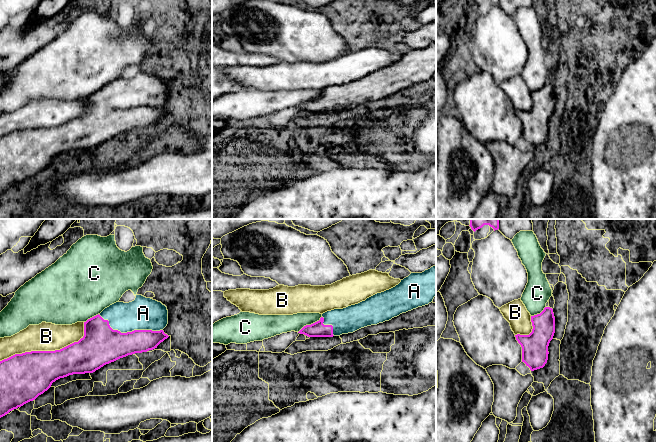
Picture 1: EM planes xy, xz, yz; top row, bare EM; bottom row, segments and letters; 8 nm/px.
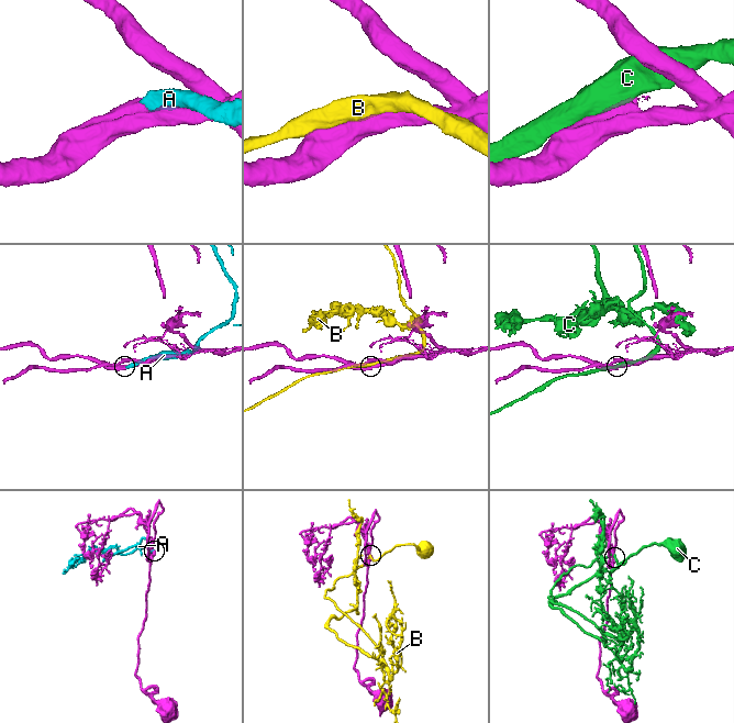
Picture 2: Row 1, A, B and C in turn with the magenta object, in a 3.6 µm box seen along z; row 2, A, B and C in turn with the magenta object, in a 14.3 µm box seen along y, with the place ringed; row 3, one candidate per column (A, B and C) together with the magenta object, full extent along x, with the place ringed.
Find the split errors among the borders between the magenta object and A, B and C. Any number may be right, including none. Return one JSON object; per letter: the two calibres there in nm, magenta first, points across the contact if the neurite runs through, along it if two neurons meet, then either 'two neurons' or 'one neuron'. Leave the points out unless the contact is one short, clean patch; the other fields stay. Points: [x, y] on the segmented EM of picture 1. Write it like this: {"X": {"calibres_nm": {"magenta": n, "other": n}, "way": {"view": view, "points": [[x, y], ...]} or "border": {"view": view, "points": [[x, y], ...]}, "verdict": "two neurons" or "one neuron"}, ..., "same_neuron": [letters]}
{"A": {"calibres_nm": {"magenta": 320, "other": 260}, "verdict": "one neuron"}, "B": {"calibres_nm": {"magenta": 360, "other": 220}, "verdict": "two neurons"}, "C": {"calibres_nm": {"magenta": 120, "other": 150}, "verdict": "two neurons"}, "same_neuron": ["A"]}

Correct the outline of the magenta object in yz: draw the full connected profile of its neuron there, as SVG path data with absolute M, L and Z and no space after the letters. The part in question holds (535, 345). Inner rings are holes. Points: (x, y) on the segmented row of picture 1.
M545 307L537 315L531 316L532 332L529 335L515 335L522 347L522 362L531 371L543 368L548 360L548 346L555 333L553 309Z

